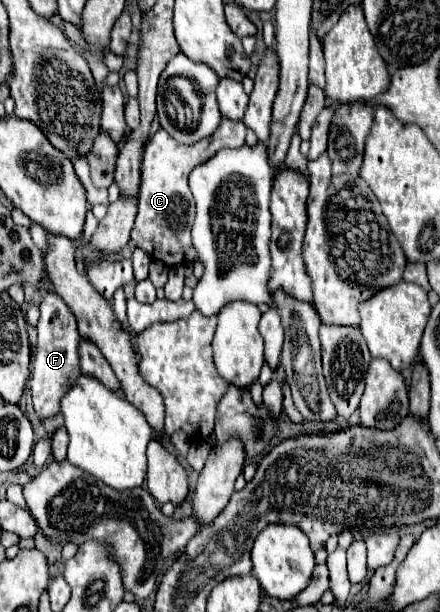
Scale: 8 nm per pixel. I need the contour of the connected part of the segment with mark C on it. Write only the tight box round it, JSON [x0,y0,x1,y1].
[131,118,245,266]

